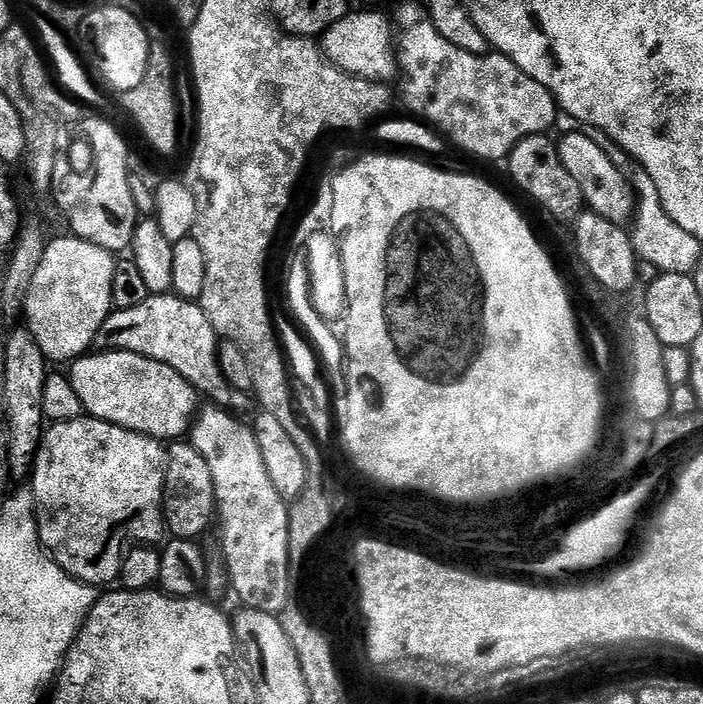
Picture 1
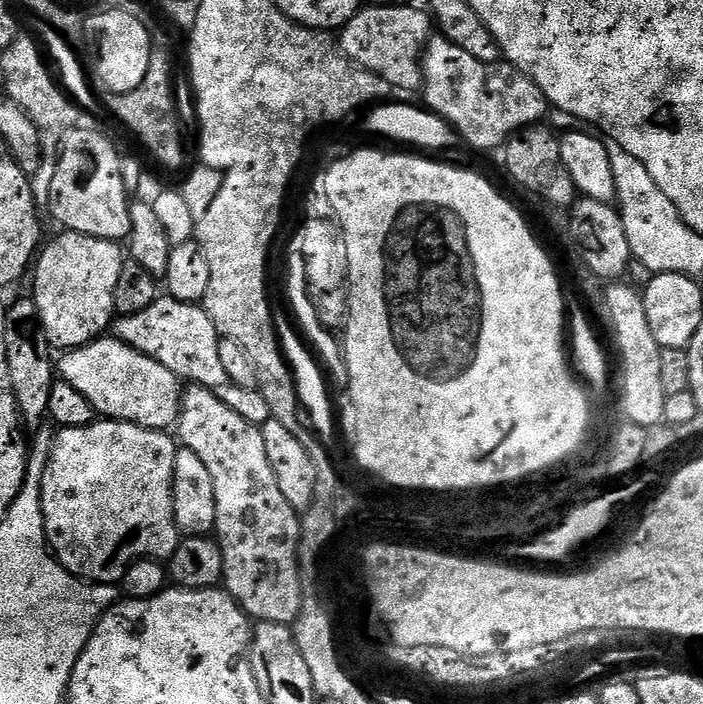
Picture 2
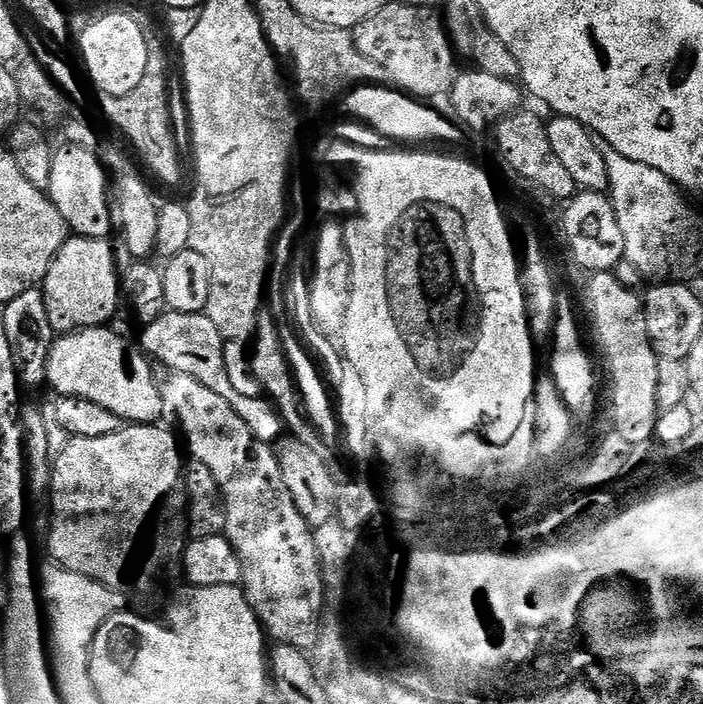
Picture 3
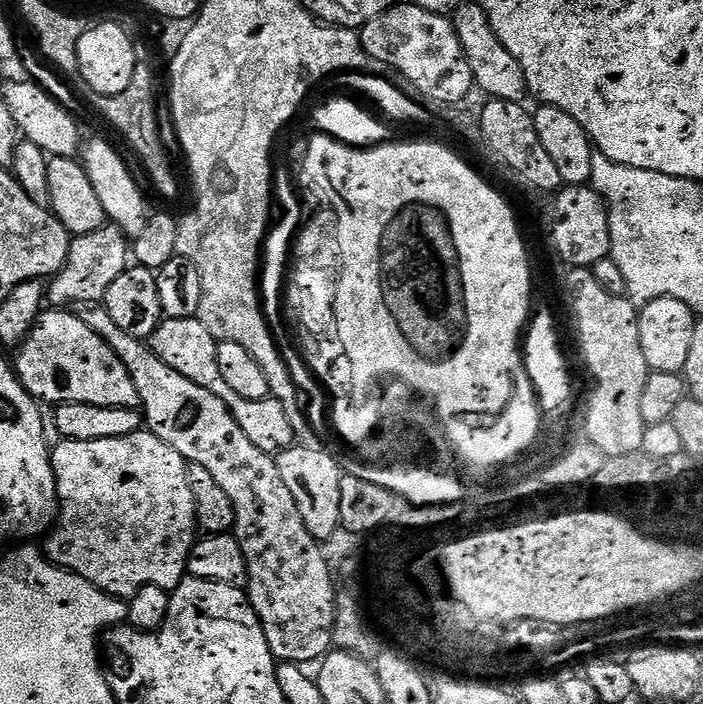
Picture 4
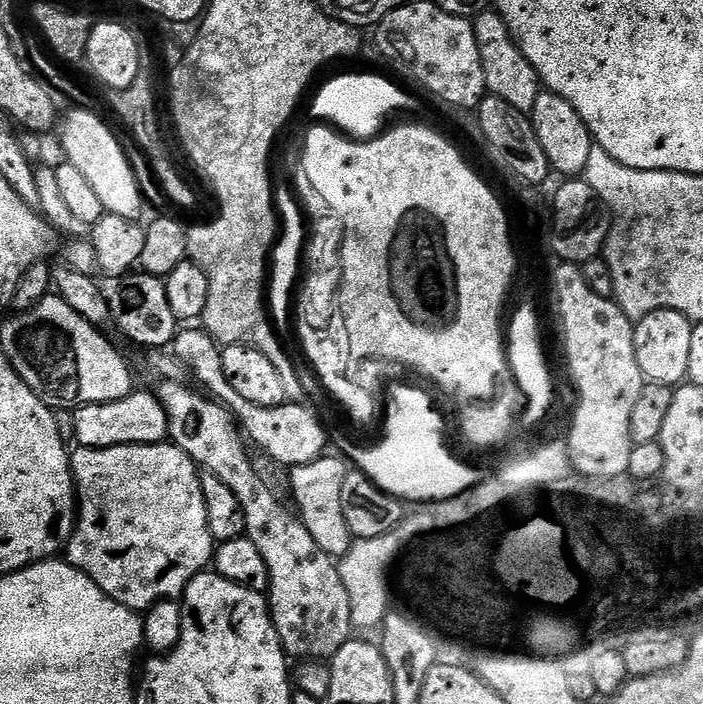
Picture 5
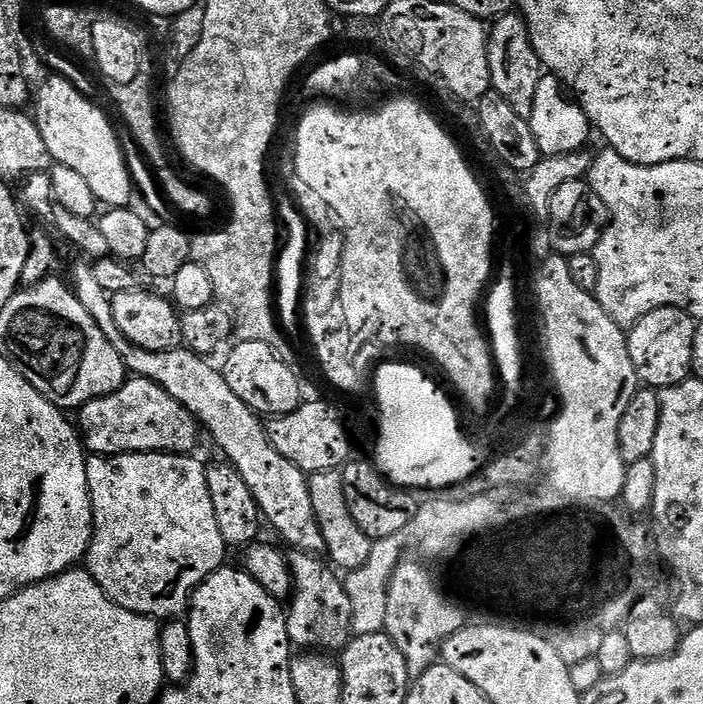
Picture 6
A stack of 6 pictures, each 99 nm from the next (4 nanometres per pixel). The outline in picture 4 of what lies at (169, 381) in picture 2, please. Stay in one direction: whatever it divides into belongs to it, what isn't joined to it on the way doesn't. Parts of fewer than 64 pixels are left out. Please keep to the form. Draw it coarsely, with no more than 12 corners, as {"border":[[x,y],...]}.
{"border":[[48,310],[14,371],[49,406],[139,409],[132,373],[79,315]]}

